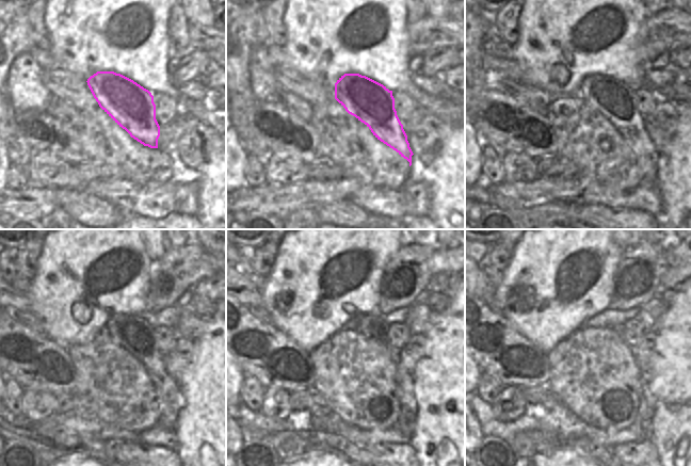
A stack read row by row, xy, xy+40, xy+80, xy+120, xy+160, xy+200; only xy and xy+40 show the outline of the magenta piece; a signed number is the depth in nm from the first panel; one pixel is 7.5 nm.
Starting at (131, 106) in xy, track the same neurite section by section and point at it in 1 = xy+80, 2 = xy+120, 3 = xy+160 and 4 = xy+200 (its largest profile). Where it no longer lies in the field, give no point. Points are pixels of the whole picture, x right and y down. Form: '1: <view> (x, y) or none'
1: xy+80 (612, 98)
2: xy+120 (131, 332)
3: xy+160 (373, 327)
4: xy+200 (643, 423)

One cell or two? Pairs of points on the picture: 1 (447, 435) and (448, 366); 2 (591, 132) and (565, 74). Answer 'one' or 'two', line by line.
1: one
2: two

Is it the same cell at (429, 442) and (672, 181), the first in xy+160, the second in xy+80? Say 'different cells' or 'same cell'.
same cell

